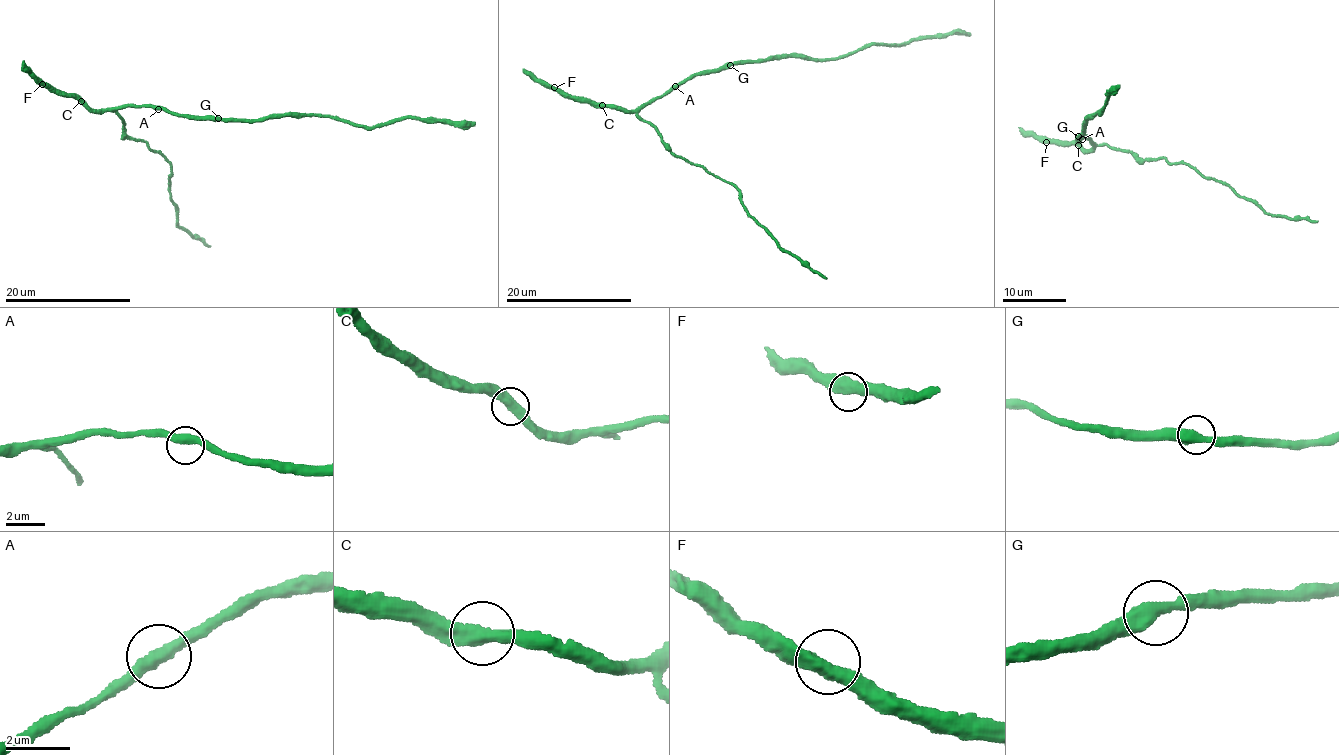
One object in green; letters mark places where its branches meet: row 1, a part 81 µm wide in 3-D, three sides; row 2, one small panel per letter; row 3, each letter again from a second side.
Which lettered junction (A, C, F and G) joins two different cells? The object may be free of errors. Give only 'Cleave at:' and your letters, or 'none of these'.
Cleave at: none of these

